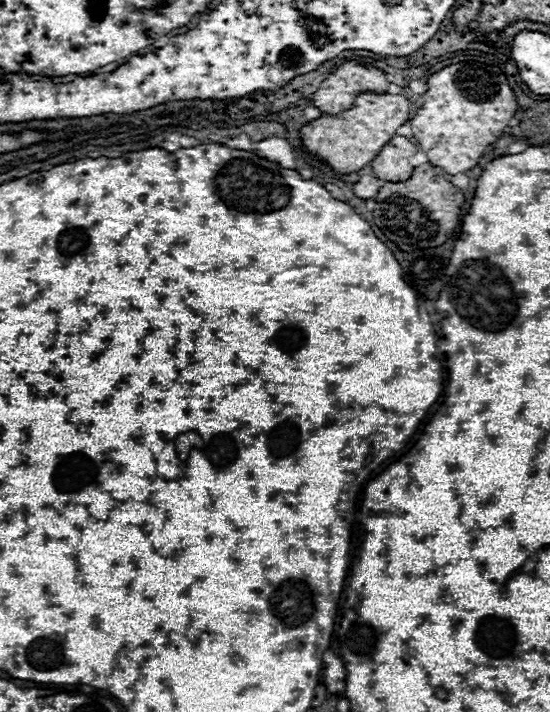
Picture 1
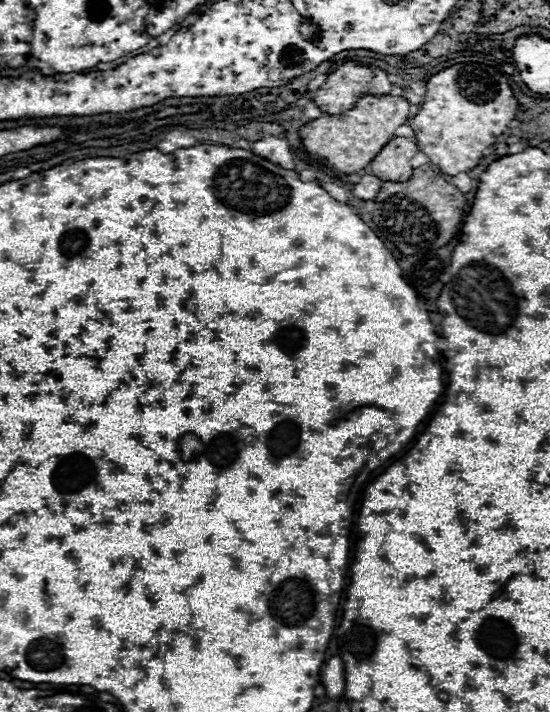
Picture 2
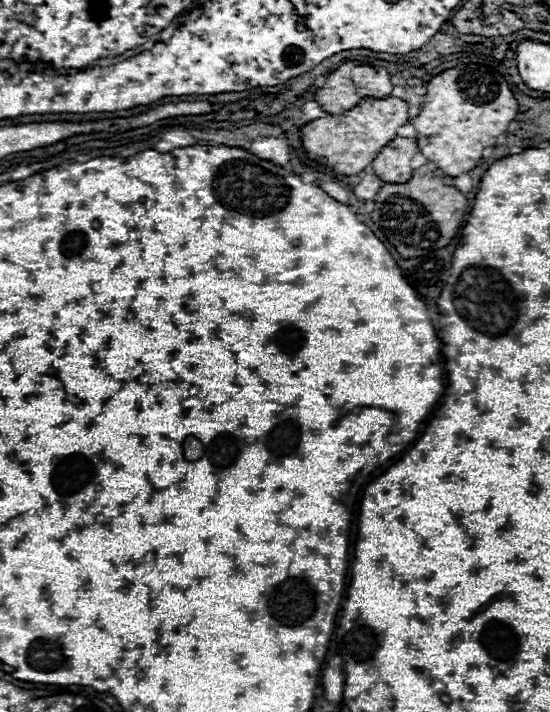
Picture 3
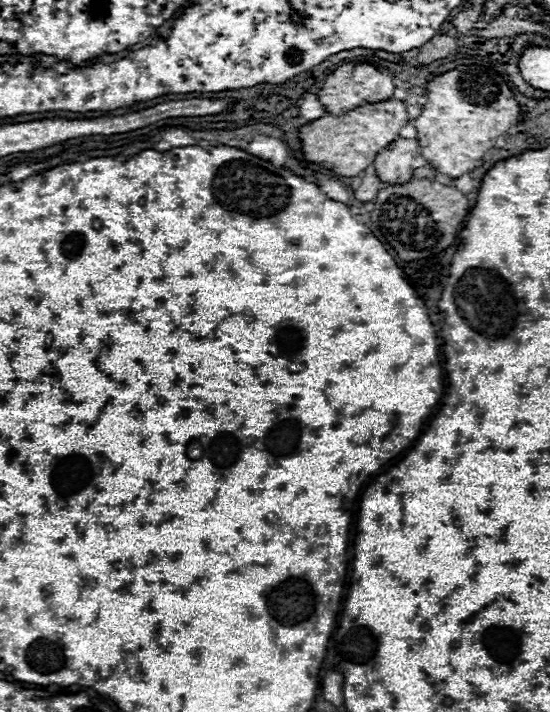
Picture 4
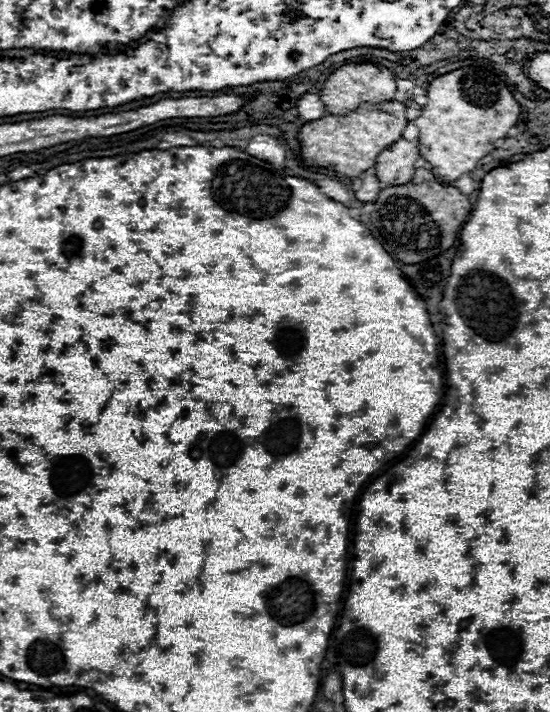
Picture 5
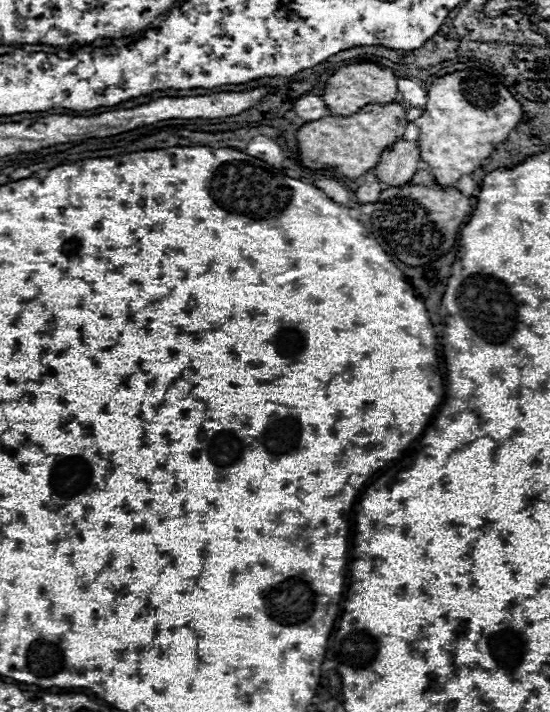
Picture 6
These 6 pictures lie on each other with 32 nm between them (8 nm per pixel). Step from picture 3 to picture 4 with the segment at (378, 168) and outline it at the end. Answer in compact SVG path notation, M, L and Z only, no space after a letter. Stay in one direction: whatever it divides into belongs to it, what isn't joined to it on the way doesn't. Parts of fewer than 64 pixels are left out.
M398 138L390 142L374 160L374 170L378 178L386 184L406 184L412 178L412 160L418 154L418 142Z

